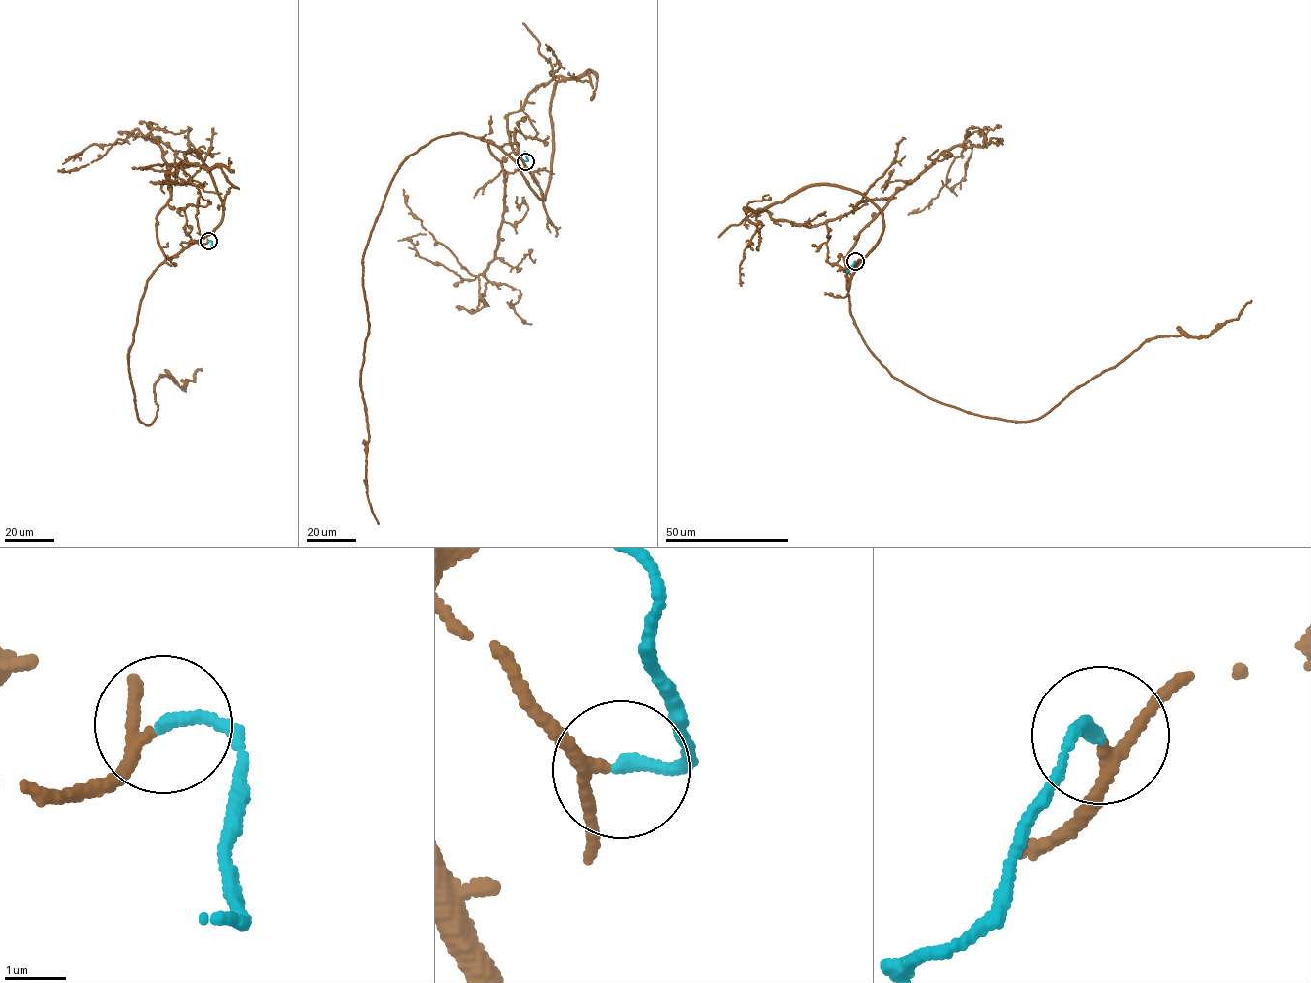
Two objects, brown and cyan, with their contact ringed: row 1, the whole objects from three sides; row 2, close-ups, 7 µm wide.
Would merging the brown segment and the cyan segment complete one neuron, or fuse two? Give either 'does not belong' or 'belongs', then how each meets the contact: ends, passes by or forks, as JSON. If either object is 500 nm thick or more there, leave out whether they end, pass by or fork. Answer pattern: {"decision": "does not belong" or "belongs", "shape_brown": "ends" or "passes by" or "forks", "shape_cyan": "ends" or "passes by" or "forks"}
{"decision": "belongs", "shape_brown": "passes by", "shape_cyan": "ends"}

